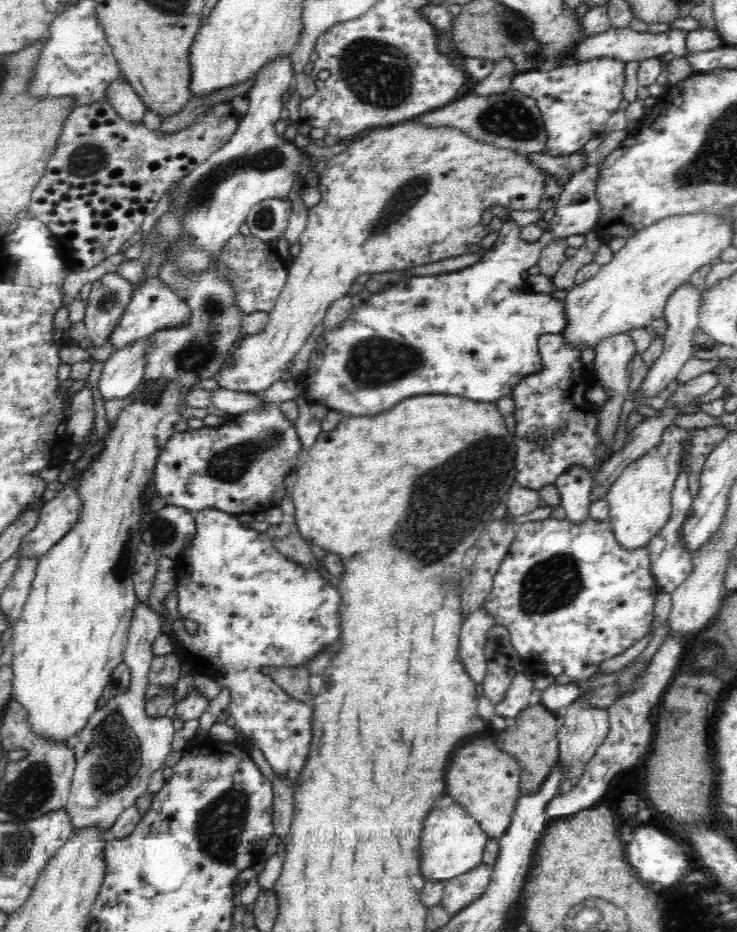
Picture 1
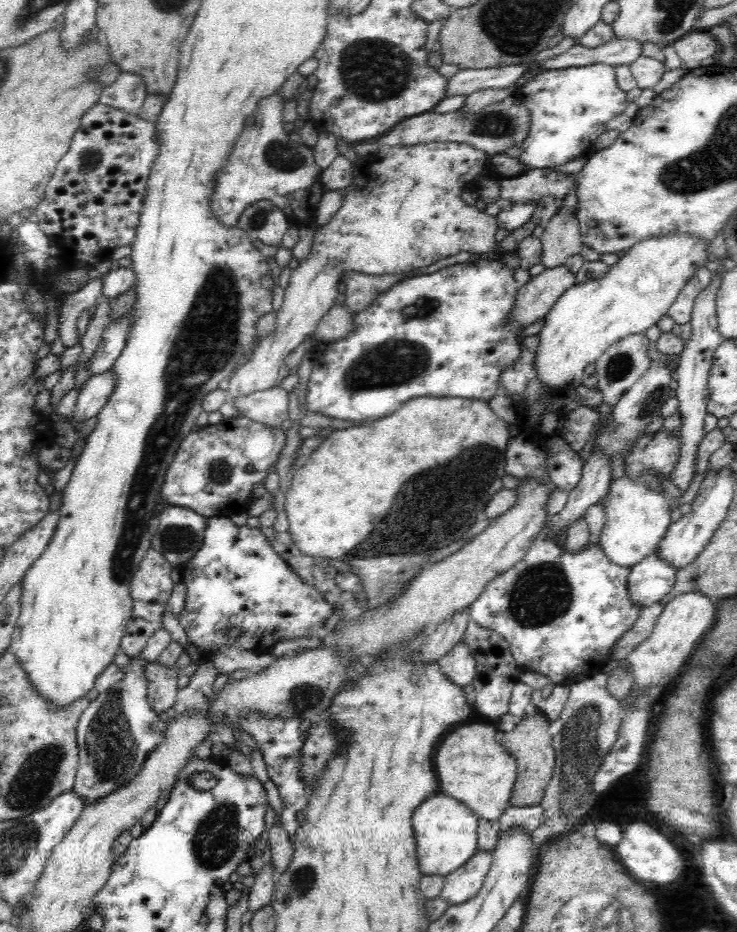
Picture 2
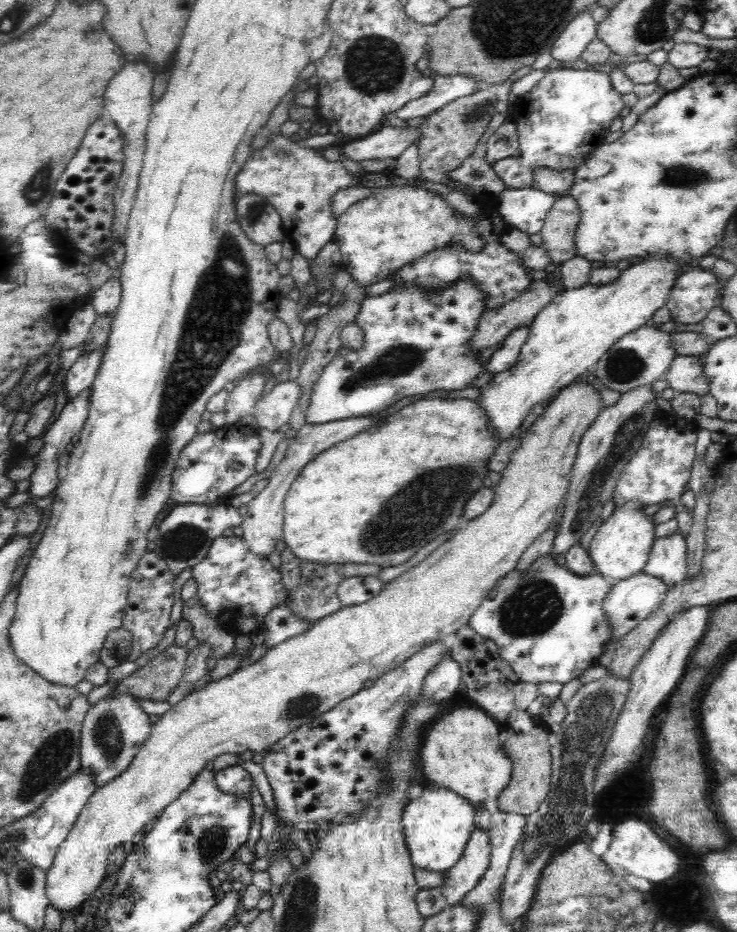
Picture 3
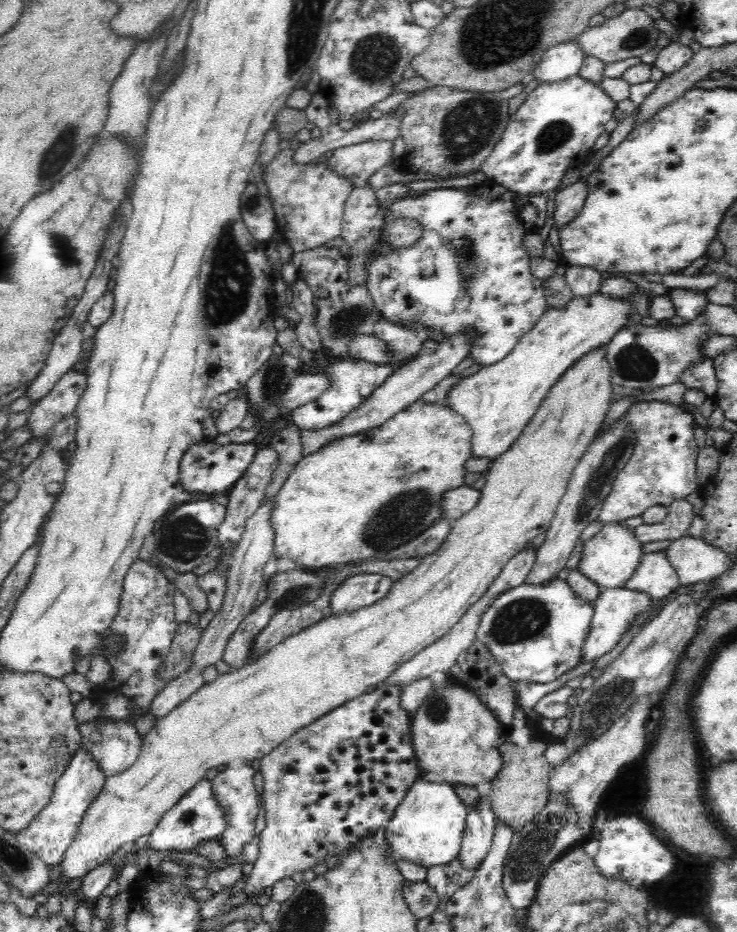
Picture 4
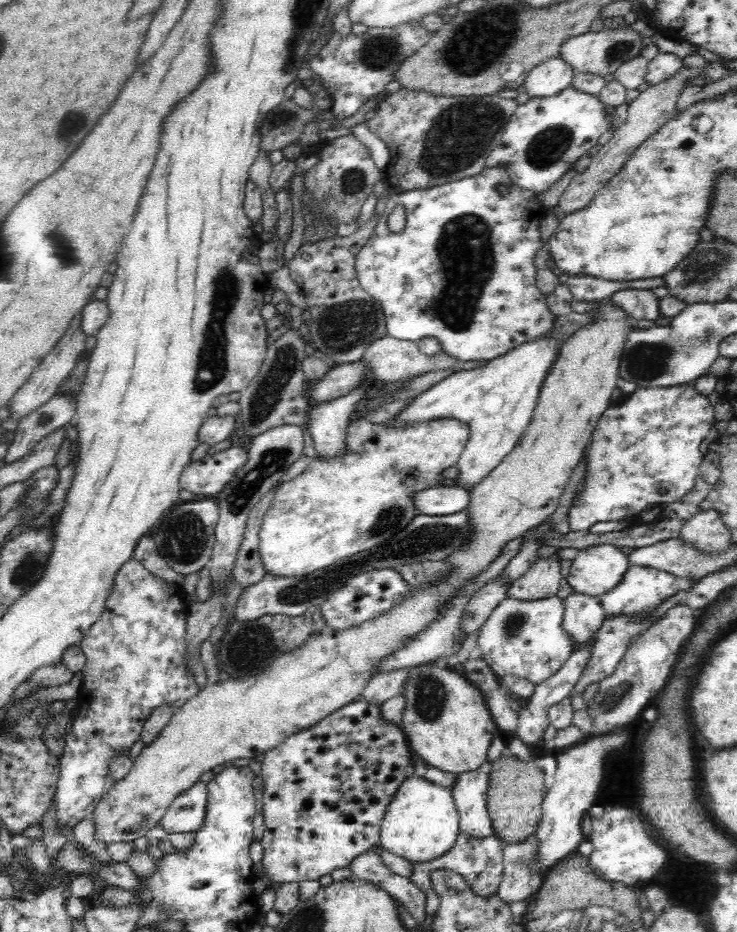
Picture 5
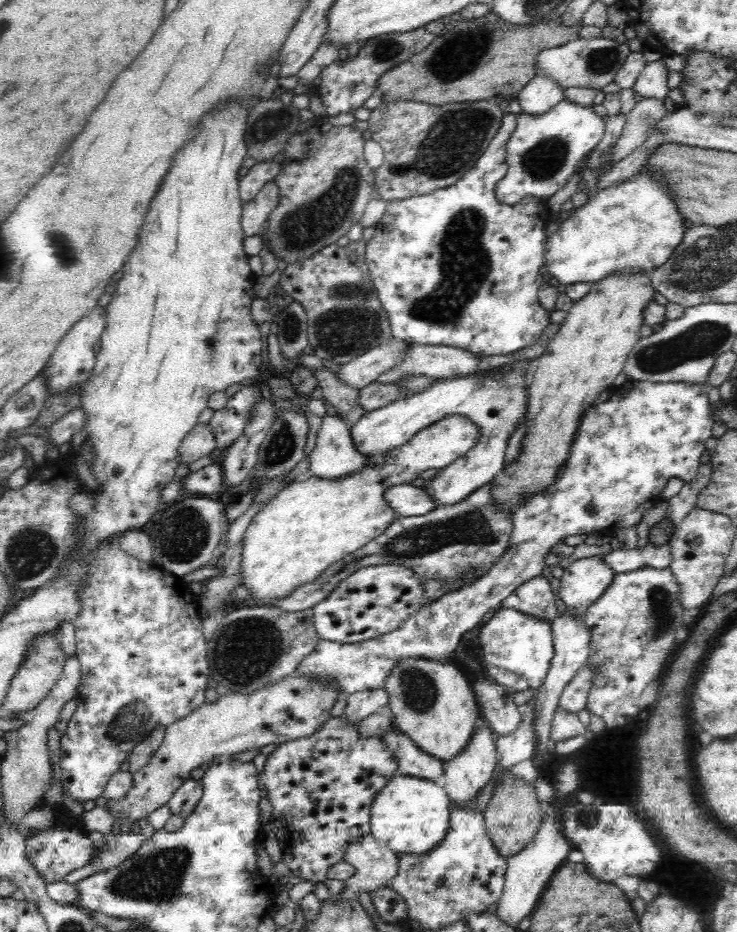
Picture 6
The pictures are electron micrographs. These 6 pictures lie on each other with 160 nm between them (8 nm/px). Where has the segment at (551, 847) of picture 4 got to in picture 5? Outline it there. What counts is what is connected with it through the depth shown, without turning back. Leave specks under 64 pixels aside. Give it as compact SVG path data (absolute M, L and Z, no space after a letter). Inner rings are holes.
M530 835L524 842L504 845L503 865L504 874L497 895L502 902L510 904L515 901L524 901L533 895L530 887L532 868L536 860L536 839Z

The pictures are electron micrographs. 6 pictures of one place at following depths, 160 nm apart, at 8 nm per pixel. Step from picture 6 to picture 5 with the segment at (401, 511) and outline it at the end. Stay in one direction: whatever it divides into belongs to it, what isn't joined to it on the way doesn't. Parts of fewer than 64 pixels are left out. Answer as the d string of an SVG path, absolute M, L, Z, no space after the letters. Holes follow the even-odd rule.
M434 486L410 496L416 512L428 516L456 514L469 505L470 494L462 488Z

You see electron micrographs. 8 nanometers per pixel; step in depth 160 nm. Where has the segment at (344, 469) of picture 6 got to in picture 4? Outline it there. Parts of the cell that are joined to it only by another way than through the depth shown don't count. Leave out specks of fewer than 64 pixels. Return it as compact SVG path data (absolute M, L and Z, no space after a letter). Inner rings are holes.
M354 358L336 359L330 363L323 373L329 376L331 385L317 399L307 402L305 405L295 408L292 413L292 422L300 430L318 432L332 428L340 420L344 420L355 408L358 408L364 400L396 370L398 363L374 364L360 361Z

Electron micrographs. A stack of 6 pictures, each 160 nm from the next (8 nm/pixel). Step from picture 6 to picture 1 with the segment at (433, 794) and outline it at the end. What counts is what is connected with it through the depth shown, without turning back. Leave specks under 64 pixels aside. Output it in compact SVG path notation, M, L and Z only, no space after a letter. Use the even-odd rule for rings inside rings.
M452 802L444 808L432 808L422 824L420 836L420 870L425 879L450 880L482 862L487 834L479 822L462 806Z

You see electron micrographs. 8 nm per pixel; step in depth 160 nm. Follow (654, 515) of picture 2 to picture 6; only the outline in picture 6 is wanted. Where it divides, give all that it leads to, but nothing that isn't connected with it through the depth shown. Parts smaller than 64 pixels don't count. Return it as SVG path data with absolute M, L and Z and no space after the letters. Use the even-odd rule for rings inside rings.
M582 558L563 570L554 590L567 608L584 611L610 586L614 575L600 558Z

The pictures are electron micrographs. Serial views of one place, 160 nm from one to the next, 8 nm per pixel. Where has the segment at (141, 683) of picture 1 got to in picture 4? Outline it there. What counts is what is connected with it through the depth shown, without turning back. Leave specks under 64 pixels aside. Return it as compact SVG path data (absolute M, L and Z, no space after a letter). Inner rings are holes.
M102 719L80 723L77 727L81 734L81 746L97 760L107 777L125 772L136 762L142 740L134 725Z

